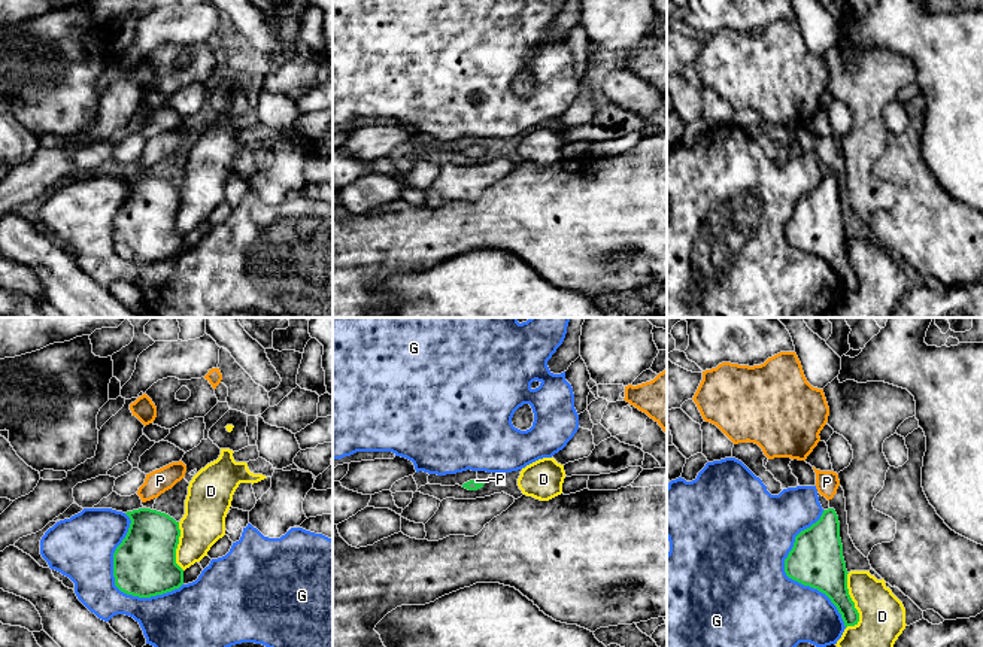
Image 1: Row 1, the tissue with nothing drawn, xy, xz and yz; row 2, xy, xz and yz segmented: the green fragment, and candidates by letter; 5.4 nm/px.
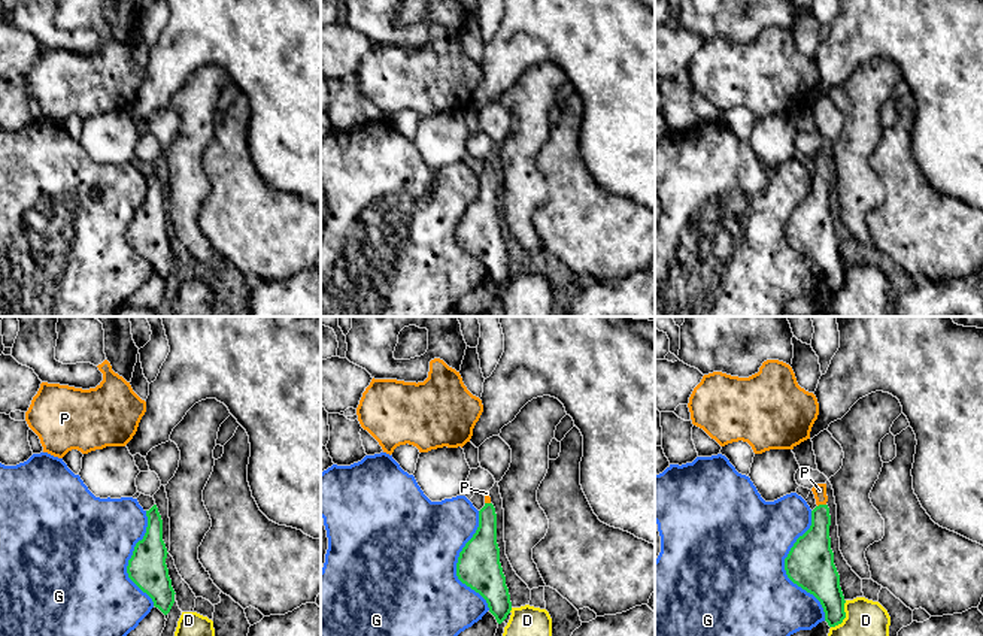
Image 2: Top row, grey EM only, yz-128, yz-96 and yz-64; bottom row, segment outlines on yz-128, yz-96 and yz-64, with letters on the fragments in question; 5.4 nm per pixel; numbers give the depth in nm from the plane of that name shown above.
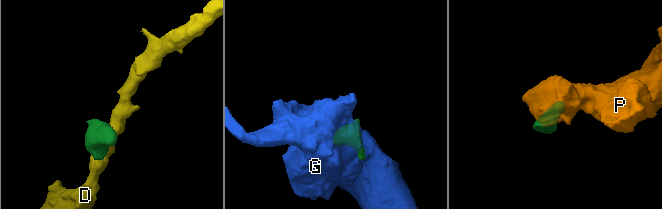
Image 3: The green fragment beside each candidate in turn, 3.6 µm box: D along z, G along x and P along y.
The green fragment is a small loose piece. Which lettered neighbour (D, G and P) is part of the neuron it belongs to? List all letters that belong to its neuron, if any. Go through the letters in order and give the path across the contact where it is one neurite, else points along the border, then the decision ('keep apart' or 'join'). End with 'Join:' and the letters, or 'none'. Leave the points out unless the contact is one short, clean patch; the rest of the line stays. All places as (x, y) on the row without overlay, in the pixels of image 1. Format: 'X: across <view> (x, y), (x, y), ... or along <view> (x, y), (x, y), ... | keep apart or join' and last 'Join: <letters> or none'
D: keep apart
G: keep apart
P: across xz (472, 151), (478, 149), (476, 146) | join
Join: P

